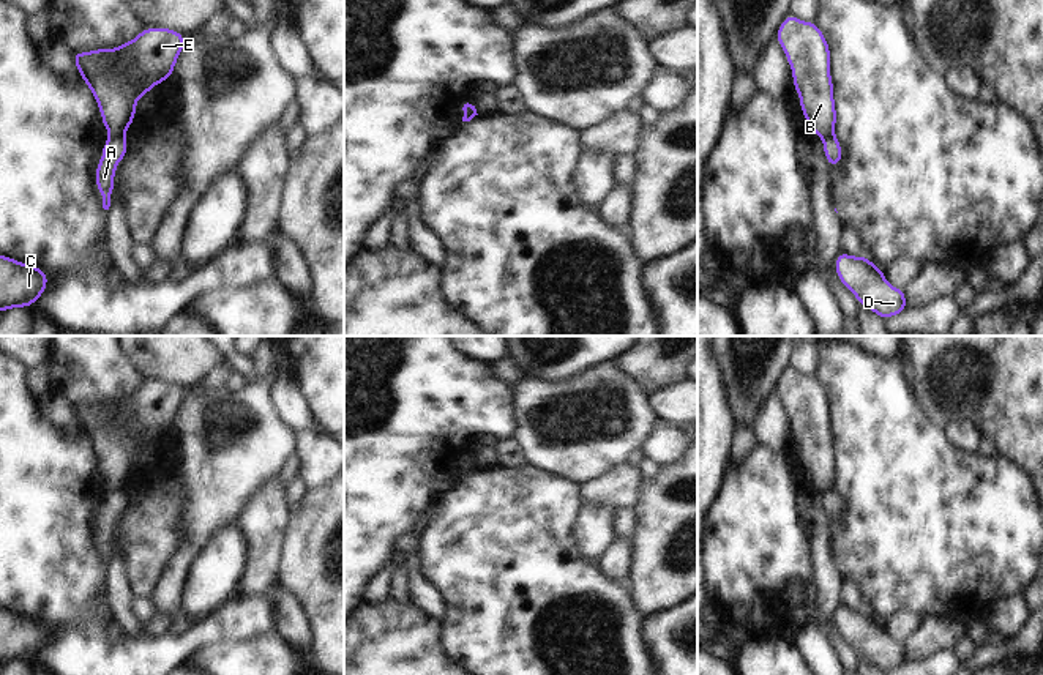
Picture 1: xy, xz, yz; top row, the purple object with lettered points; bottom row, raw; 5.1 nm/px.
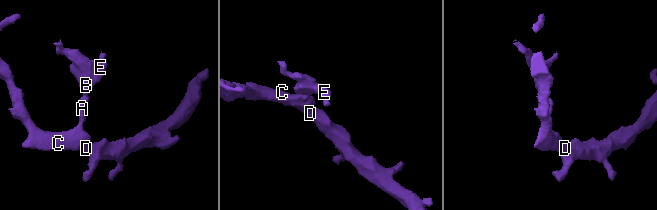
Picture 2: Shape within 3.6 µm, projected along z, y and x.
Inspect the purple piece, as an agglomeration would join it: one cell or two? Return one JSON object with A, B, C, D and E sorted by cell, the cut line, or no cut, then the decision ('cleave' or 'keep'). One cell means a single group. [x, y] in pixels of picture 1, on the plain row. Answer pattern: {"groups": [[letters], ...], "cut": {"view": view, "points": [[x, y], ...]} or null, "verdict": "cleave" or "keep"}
{"groups": [["A", "C", "D"], ["B", "E"]], "cut": {"view": "xy", "points": [[123, 489], [111, 491]]}, "verdict": "cleave"}

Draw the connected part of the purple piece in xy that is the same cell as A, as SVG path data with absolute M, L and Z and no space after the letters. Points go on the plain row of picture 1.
M110 490L103 497L103 513L96 517L96 544L103 547L103 561L109 563L114 546L114 530L117 517L128 506L125 490Z

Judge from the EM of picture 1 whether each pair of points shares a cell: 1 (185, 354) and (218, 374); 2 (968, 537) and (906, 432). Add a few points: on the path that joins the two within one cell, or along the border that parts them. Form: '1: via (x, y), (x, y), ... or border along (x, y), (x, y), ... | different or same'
1: border along (224, 361), (216, 365), (196, 385) | different
2: via (942, 511), (906, 475), (906, 458) | same

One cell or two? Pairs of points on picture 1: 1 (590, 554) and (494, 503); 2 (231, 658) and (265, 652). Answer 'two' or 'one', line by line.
1: two
2: one

